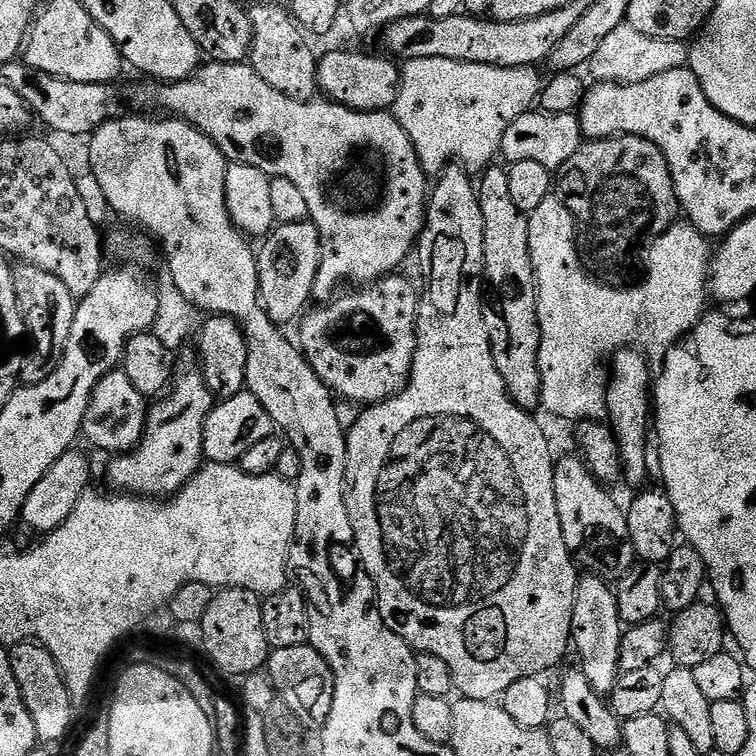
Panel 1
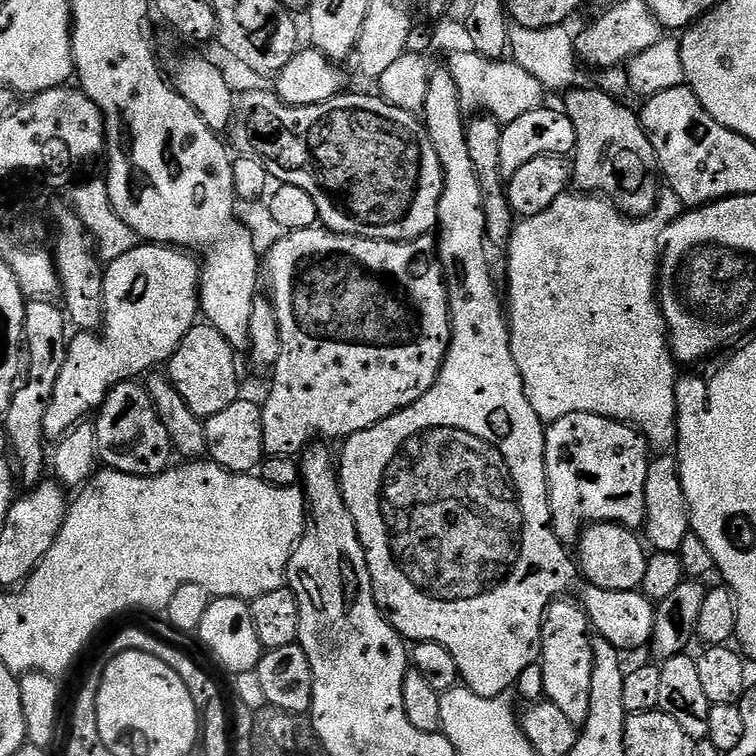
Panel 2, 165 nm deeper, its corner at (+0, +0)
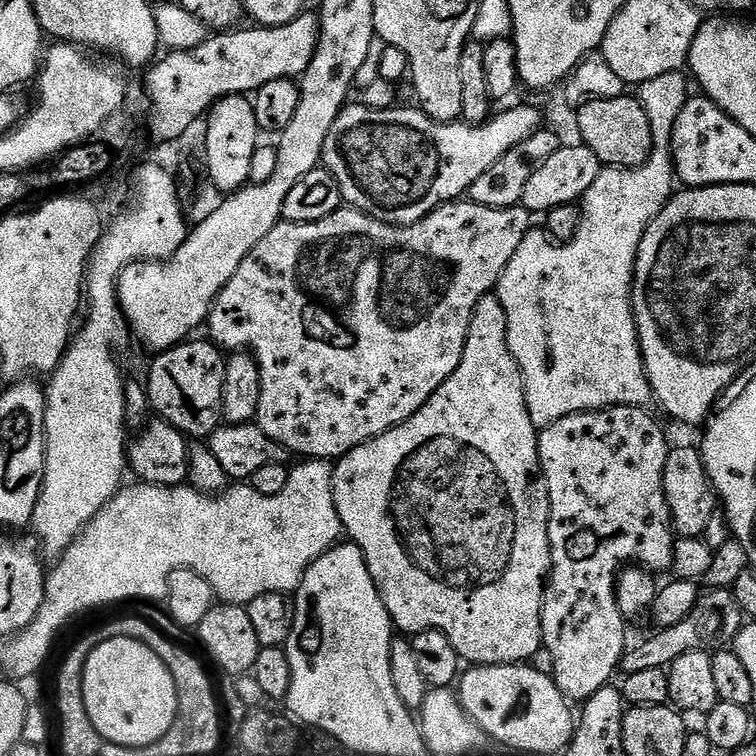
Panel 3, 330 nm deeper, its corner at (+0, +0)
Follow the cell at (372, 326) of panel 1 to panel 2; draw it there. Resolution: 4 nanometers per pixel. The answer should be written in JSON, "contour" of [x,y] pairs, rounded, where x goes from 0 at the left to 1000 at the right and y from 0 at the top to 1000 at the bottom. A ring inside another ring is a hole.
{"contour":[[[419,299],[382,307],[372,313],[372,317],[356,331],[354,339],[352,333],[347,344],[347,370],[352,381],[354,376],[356,389],[353,390],[368,421],[370,472],[364,487],[358,488],[360,515],[356,516],[354,525],[347,529],[344,546],[351,604],[392,606],[422,578],[418,577],[422,571],[430,577],[427,578],[430,583],[450,585],[516,553],[526,542],[553,532],[553,526],[558,526],[558,521],[563,521],[563,516],[574,511],[582,487],[587,483],[587,475],[598,451],[598,417],[593,413],[593,373],[587,368],[587,354],[582,351],[579,317],[575,311],[554,312],[550,317],[491,317],[478,312],[459,312],[451,307],[439,307],[435,302]]]}

